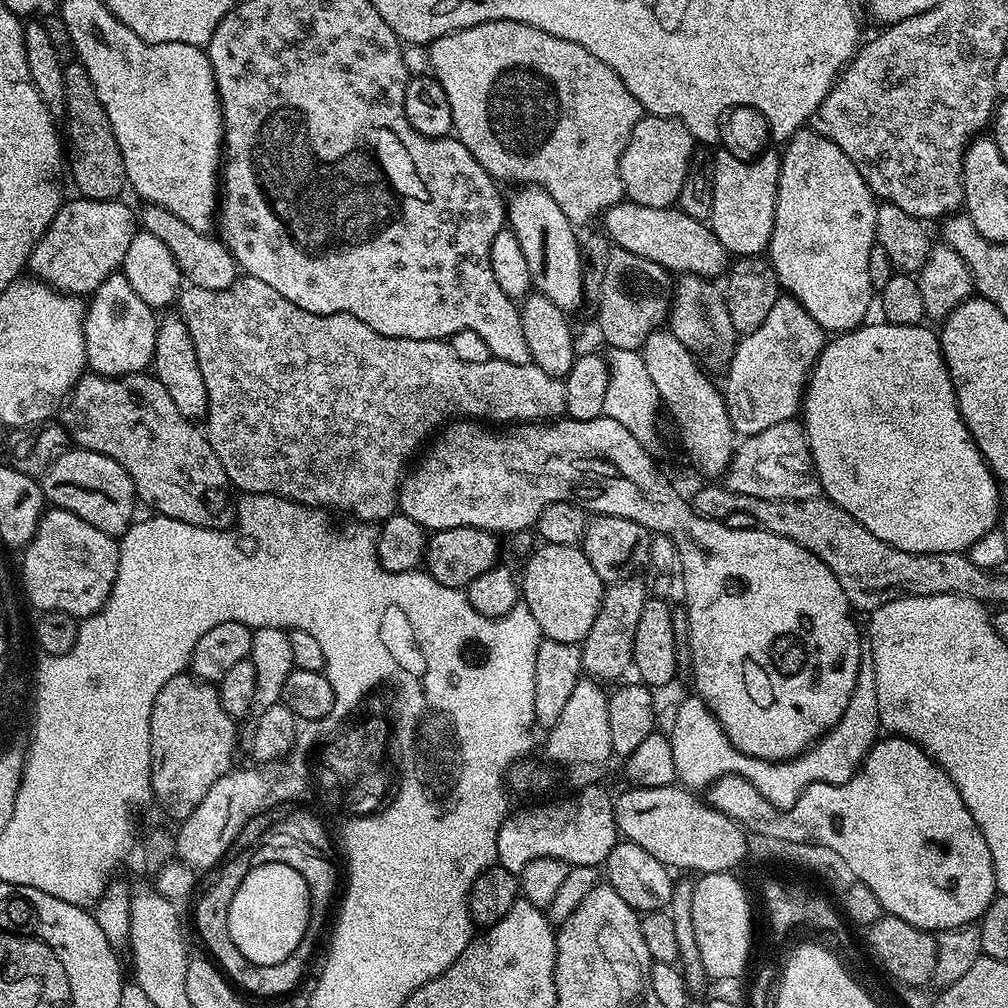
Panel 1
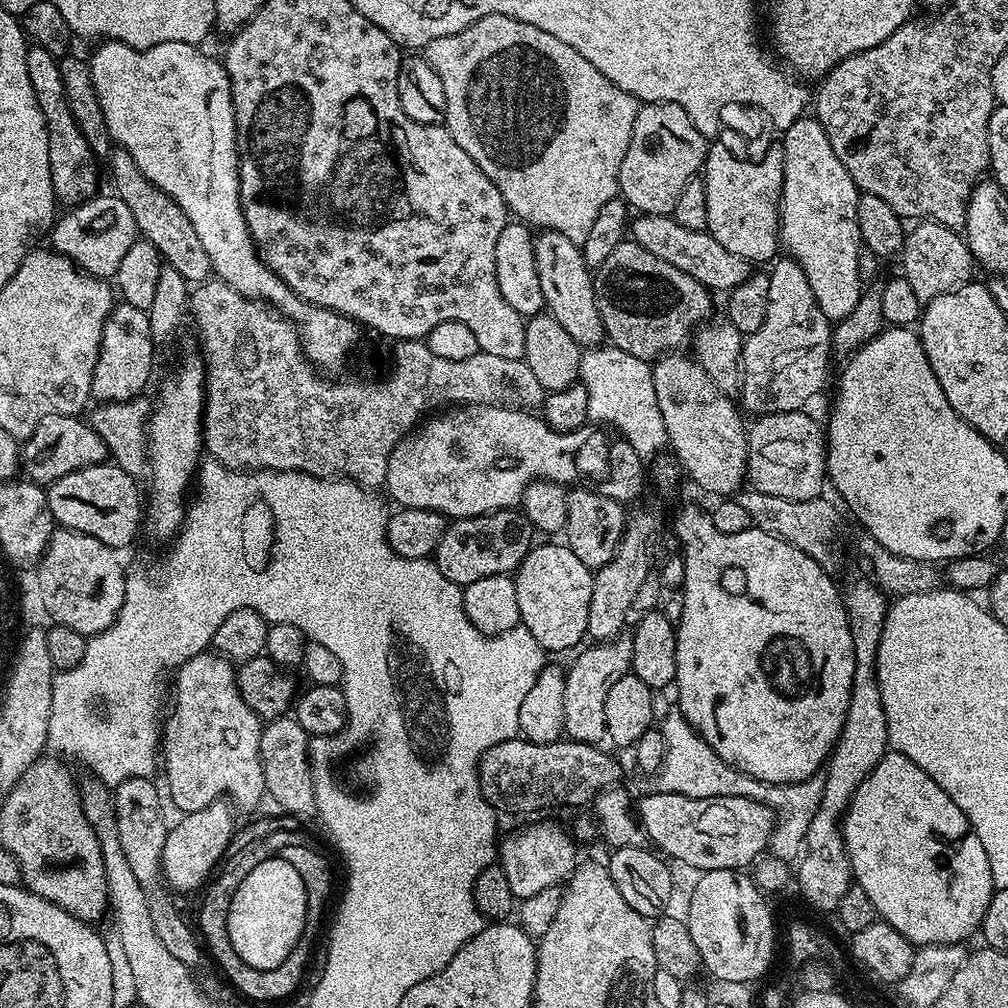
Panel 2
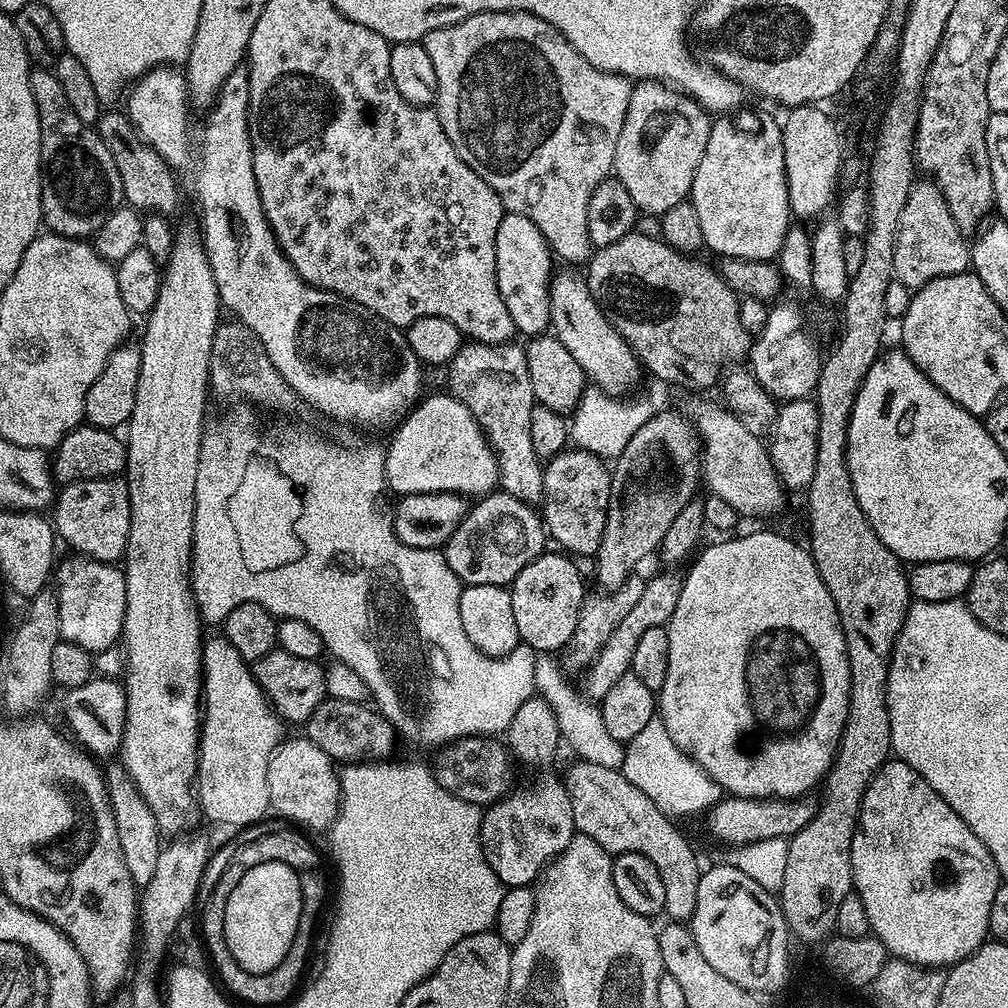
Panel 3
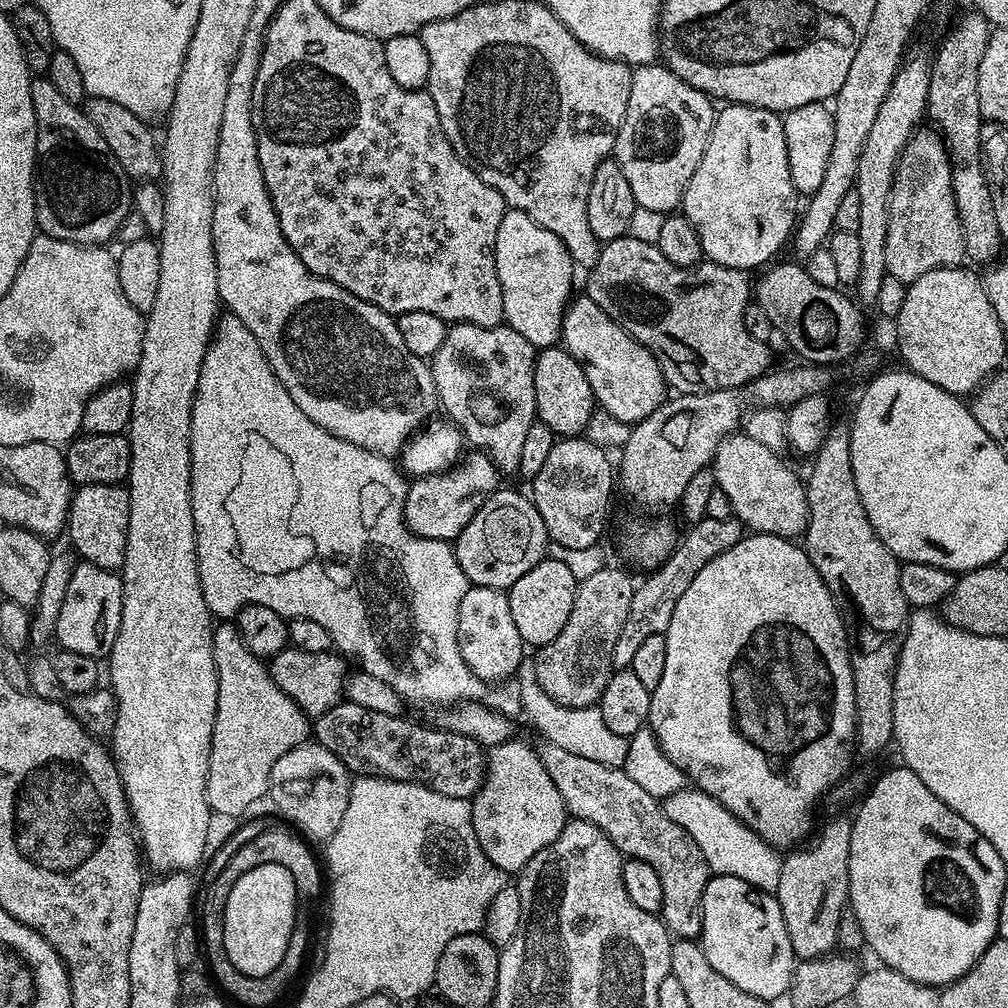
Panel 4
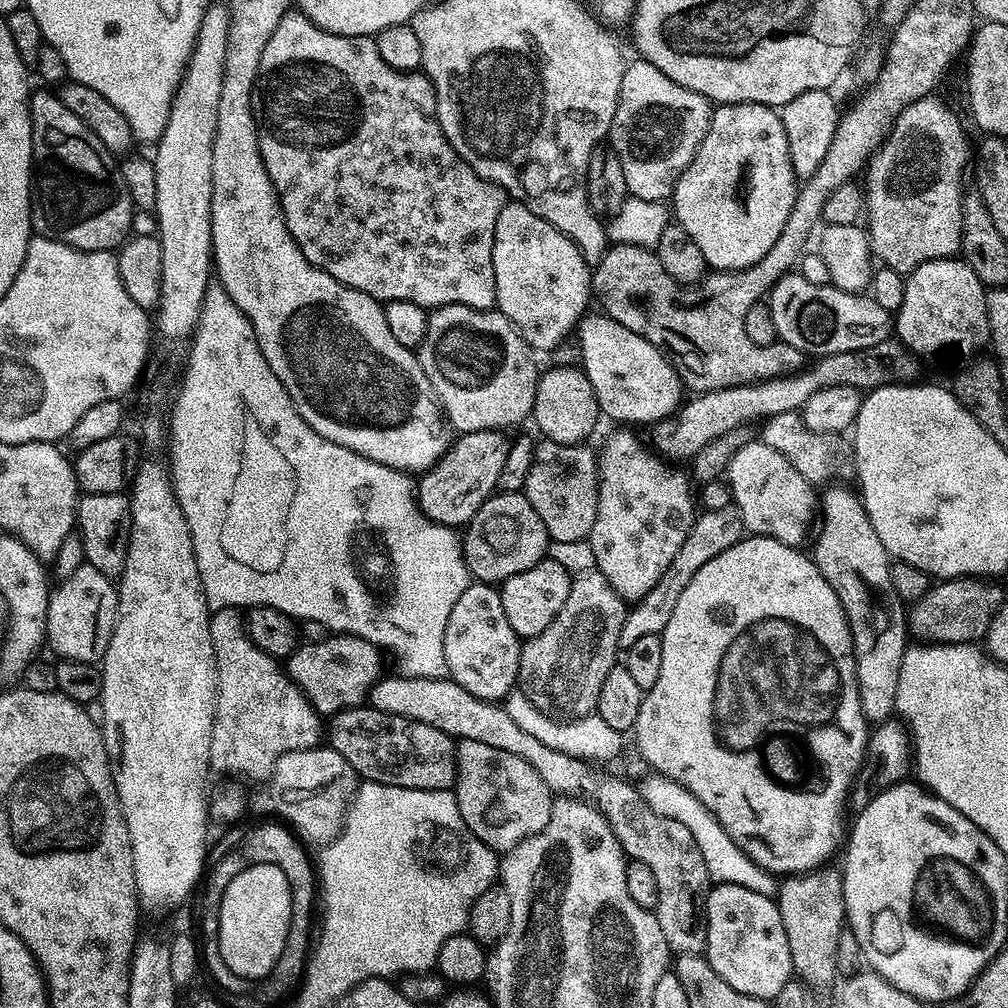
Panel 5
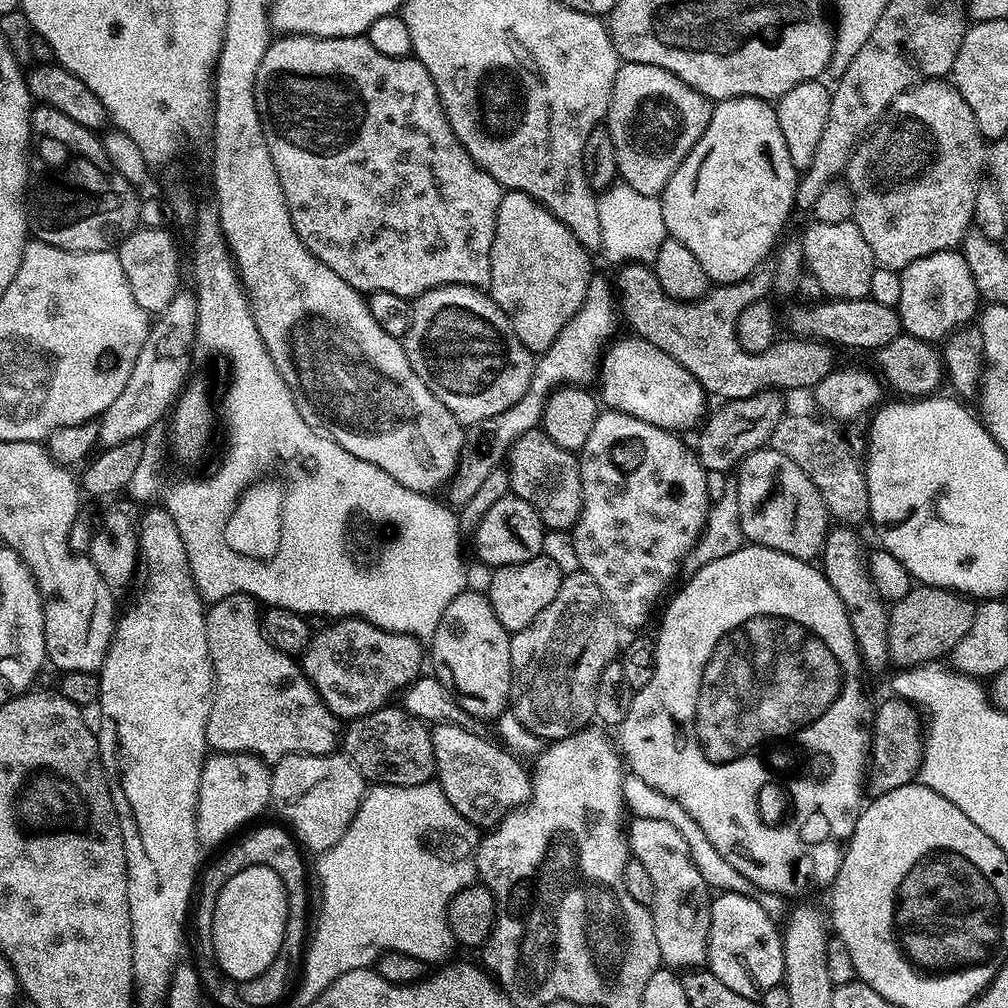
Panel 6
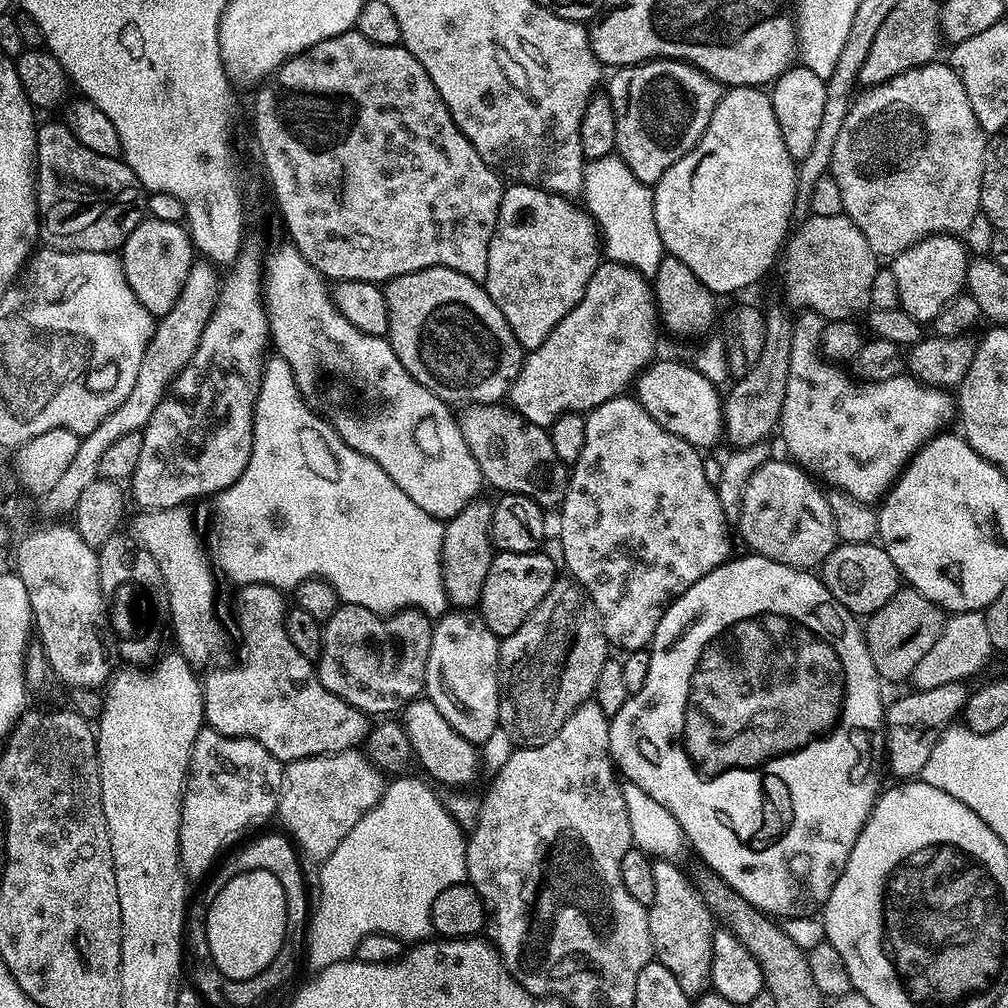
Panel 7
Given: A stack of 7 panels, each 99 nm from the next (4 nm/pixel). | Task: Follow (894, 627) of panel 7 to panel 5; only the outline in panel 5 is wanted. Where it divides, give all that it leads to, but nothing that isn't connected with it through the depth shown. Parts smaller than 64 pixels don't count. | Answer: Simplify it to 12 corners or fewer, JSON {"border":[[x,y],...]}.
{"border":[[944,578],[907,609],[929,644],[987,637],[1005,603],[999,583]]}

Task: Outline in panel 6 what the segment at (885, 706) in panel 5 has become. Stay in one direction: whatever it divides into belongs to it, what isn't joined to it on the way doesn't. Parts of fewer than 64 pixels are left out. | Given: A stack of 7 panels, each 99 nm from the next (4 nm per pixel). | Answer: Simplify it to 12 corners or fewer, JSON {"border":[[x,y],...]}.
{"border":[[848,526],[824,539],[822,571],[865,661],[888,660],[888,608]]}

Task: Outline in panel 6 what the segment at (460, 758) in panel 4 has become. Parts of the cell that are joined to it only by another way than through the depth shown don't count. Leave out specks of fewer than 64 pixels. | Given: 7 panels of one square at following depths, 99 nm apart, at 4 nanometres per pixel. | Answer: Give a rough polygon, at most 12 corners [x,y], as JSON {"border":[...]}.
{"border":[[385,706],[347,721],[342,752],[373,785],[436,775],[429,725]]}

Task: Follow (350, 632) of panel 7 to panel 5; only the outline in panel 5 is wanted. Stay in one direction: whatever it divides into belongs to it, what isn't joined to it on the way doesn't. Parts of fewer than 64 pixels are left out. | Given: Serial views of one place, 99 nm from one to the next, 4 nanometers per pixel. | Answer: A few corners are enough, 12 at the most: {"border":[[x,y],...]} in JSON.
{"border":[[361,636],[301,643],[286,671],[321,717],[361,707],[382,678]]}

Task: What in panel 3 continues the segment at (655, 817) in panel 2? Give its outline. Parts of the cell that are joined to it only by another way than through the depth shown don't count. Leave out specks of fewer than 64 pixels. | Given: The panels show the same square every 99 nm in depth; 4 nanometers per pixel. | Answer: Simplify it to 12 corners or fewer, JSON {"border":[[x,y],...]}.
{"border":[[725,797],[711,809],[728,846],[791,838],[823,797]]}

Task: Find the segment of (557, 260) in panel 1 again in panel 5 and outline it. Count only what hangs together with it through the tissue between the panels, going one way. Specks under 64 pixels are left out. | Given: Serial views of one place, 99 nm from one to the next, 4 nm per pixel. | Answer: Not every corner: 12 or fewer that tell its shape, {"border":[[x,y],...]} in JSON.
{"border":[[603,314],[578,325],[605,417],[655,425],[681,407],[663,352]]}

